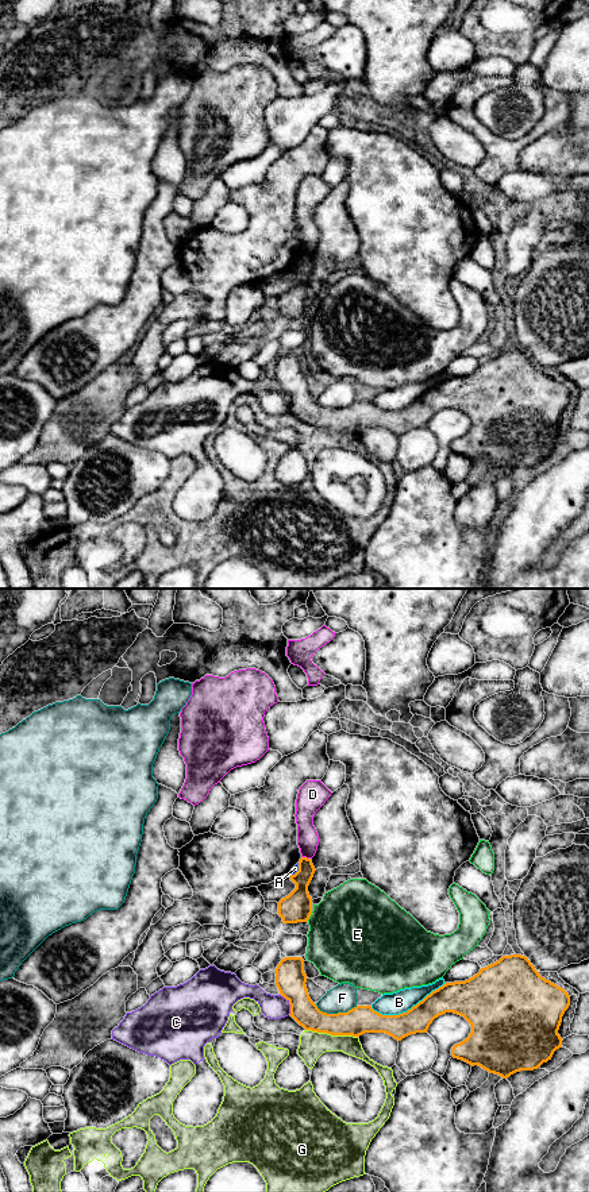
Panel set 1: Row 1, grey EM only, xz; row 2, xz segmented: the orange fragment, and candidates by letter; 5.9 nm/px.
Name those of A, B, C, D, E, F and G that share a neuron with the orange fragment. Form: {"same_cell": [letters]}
{"same_cell": []}

